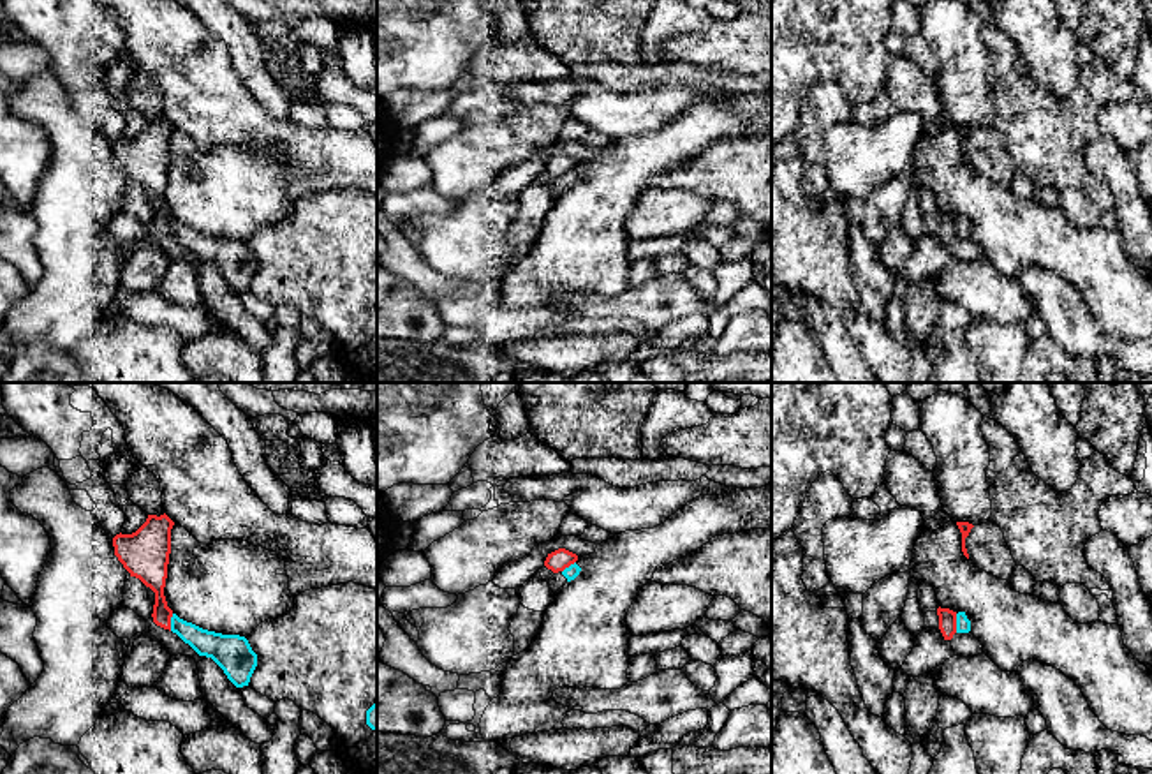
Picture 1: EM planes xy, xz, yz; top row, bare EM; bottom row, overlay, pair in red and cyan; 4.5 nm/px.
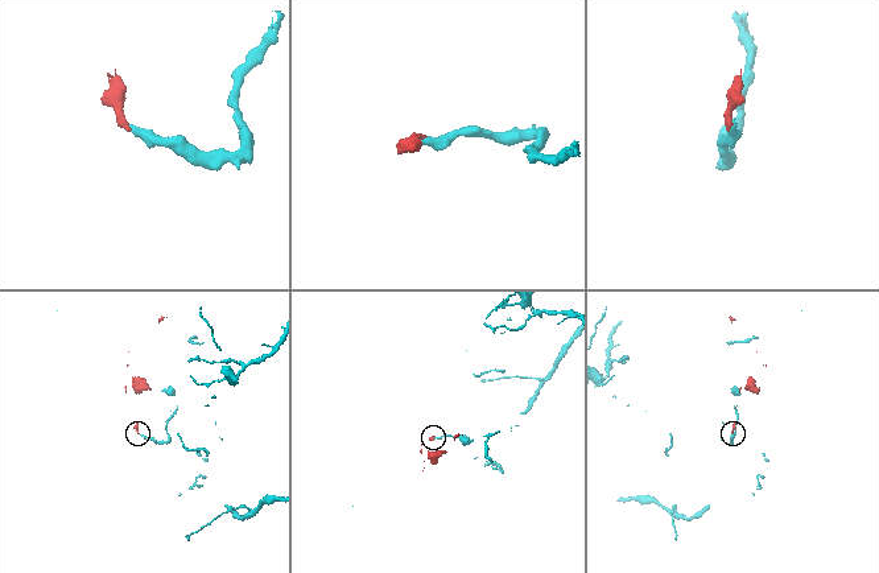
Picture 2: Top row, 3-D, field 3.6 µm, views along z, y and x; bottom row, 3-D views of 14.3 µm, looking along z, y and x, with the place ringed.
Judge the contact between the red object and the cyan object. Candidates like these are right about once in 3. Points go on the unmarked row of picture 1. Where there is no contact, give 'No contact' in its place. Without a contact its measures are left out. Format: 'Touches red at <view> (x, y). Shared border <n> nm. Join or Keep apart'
Touches red at yz (955, 228). Shared border 90 nm. Keep apart

